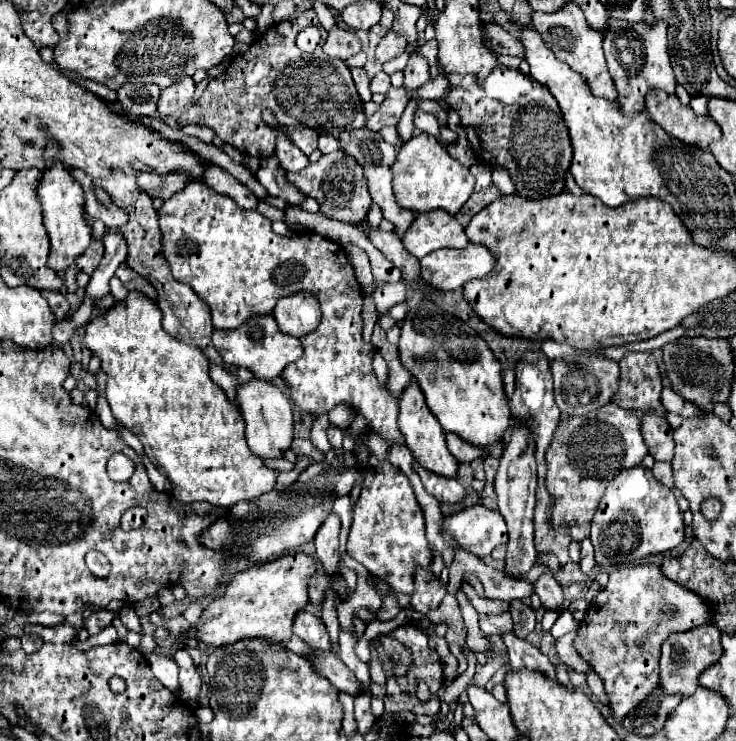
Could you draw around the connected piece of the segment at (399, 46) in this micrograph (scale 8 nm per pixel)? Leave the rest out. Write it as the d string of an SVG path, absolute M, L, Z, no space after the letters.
M390 31L390 33L386 33L386 35L382 37L382 41L380 41L378 47L376 47L376 61L378 61L380 65L384 65L386 61L392 61L394 57L398 57L398 55L404 51L404 47L406 47L404 37L400 37L398 33Z

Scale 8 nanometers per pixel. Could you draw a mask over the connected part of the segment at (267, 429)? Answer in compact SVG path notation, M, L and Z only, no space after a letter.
M252 379L250 383L238 387L238 401L240 413L246 421L248 447L262 459L282 459L294 437L294 417L290 399L272 381Z

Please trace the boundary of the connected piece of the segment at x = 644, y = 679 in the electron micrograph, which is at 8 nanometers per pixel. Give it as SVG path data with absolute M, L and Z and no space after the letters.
M652 563L624 565L610 573L606 589L592 601L574 641L580 657L600 675L616 721L622 721L658 687L660 645L672 633L690 631L712 619L710 605L666 579Z

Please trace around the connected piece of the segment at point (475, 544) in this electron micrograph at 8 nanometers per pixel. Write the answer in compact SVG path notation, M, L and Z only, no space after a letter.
M482 505L466 507L444 517L442 537L450 545L456 541L462 549L474 553L476 557L486 557L494 547L508 543L504 517Z

